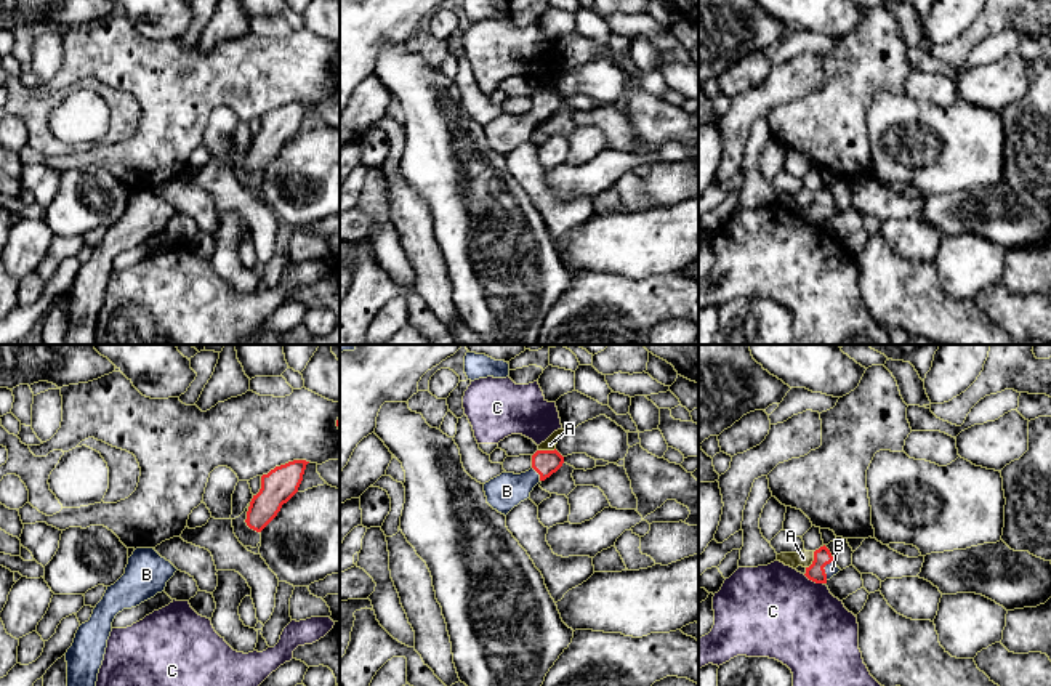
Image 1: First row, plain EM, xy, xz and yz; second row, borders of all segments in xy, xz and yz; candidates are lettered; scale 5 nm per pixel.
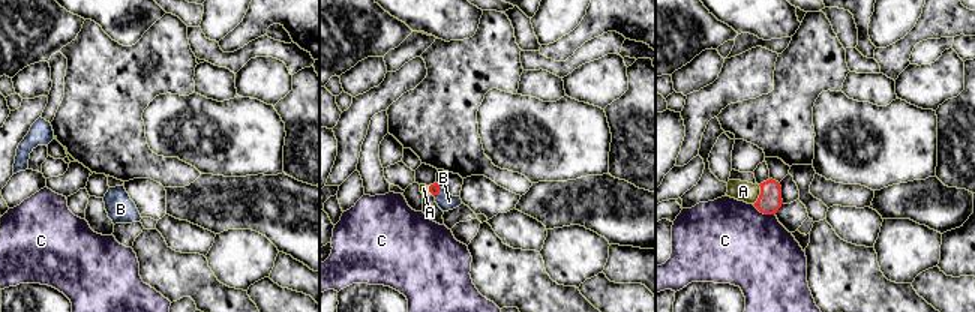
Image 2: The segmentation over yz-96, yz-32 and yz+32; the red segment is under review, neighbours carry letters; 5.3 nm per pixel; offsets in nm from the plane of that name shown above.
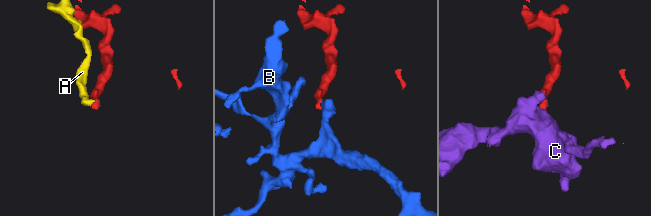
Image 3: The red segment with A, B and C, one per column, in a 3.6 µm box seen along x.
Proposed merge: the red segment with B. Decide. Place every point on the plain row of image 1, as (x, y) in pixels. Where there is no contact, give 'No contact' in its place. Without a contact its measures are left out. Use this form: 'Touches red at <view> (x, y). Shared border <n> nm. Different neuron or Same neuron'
Touches red at yz (824, 210). Shared border 100 nm. Same neuron

